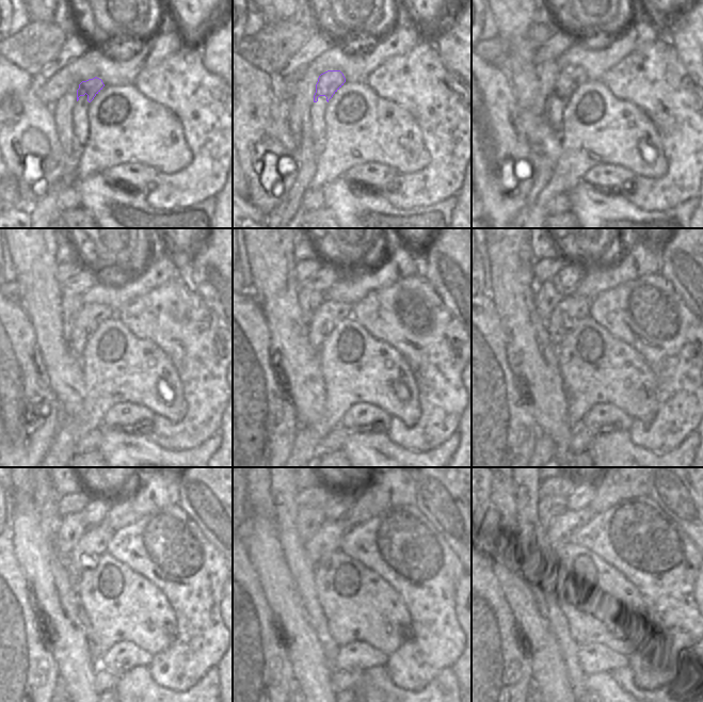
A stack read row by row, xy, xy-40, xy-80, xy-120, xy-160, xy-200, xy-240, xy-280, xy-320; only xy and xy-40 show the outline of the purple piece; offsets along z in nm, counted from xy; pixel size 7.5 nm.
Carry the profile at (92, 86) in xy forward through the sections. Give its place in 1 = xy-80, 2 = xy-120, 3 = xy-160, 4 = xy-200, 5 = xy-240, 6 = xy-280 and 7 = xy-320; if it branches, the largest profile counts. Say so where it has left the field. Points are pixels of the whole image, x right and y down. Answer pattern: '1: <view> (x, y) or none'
1: xy-80 (569, 79)
2: xy-120 (89, 318)
3: xy-160 (329, 314)
4: xy-200 (572, 308)
5: xy-240 (85, 554)
6: xy-280 (328, 539)
7: xy-320 (558, 536)

